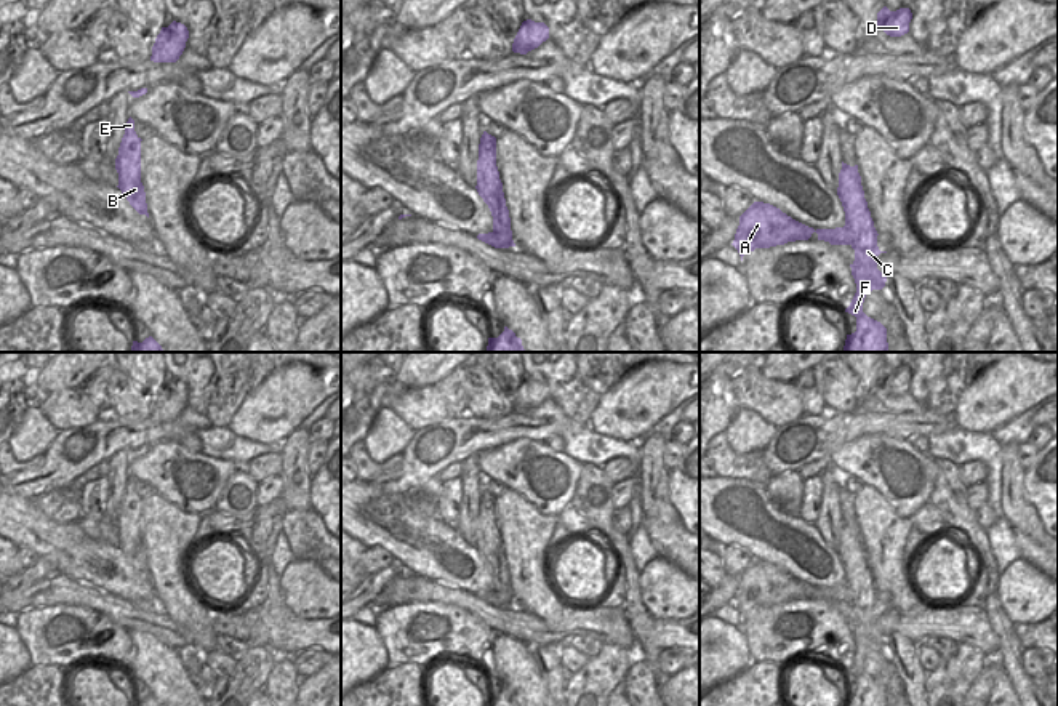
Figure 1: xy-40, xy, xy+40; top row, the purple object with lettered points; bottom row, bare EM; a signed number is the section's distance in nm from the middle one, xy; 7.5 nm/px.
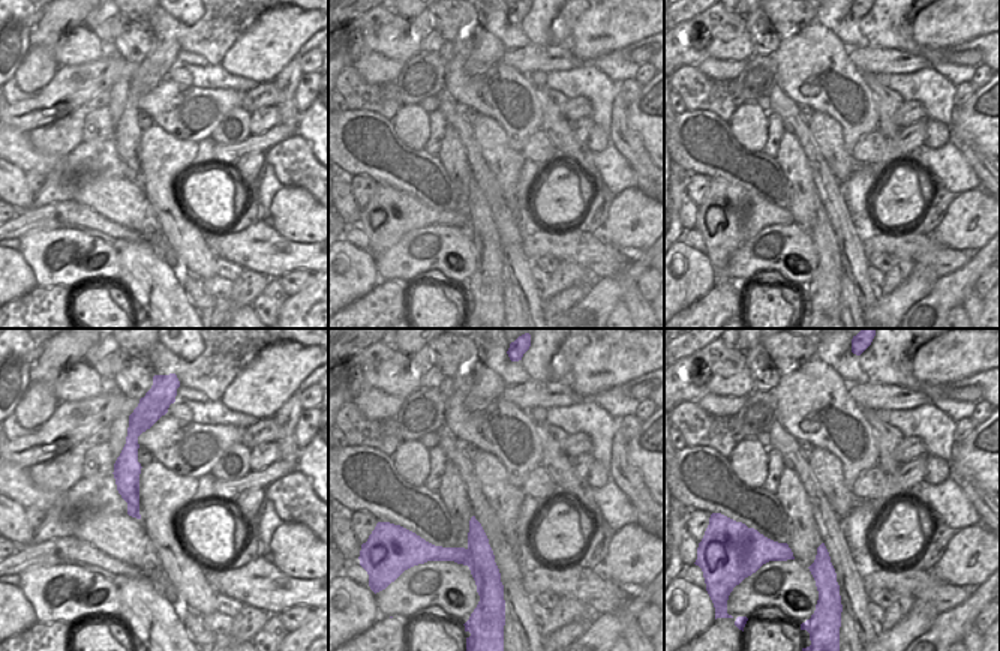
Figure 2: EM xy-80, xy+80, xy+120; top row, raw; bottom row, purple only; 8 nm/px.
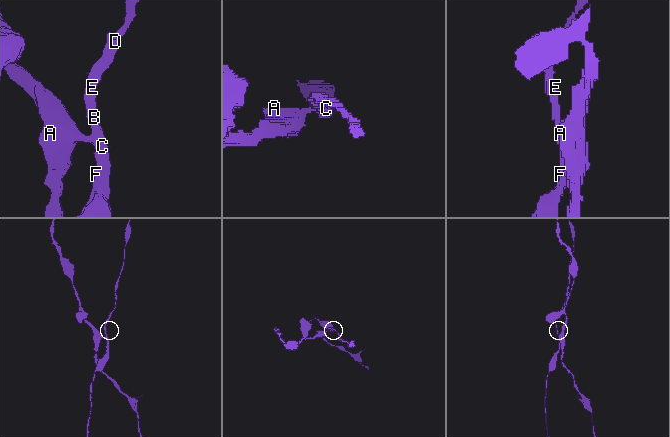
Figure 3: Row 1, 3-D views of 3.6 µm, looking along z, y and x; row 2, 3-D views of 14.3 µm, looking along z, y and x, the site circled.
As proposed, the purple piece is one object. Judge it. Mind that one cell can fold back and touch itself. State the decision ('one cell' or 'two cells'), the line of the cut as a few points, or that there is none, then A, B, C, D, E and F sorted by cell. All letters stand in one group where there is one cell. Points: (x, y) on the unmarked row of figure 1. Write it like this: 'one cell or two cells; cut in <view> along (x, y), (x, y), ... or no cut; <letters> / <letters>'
two cells; cut in xy along (493, 589), (504, 591), (511, 604); A / B C D E F

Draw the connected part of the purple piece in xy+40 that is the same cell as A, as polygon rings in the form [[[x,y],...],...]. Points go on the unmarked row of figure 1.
[[[754,560],[739,575],[739,584],[731,604],[738,608],[743,620],[743,615],[755,607],[808,599],[813,591],[818,592],[818,599],[829,600],[831,604],[853,604],[855,600],[855,594],[848,584],[815,589],[770,562]]]

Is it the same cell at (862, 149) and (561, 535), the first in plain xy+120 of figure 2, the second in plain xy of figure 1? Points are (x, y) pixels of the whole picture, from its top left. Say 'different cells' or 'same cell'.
different cells

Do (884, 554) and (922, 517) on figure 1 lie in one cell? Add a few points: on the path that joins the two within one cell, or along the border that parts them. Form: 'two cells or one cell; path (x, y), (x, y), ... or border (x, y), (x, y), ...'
two cells; border (908, 519), (913, 527)

